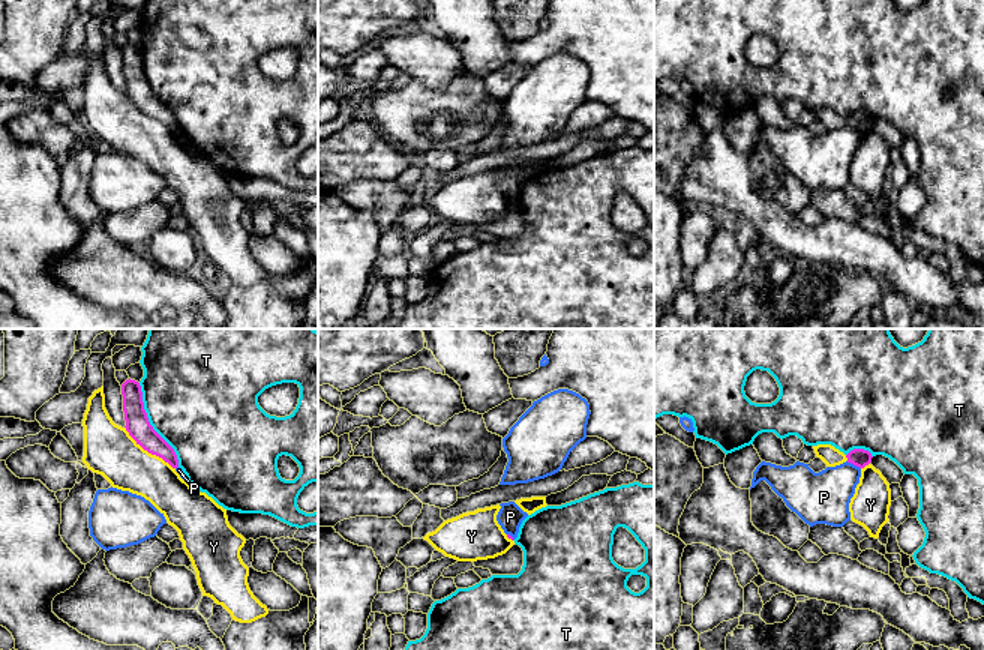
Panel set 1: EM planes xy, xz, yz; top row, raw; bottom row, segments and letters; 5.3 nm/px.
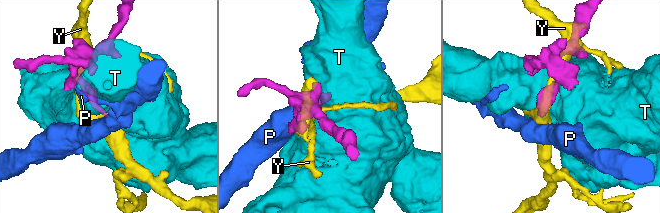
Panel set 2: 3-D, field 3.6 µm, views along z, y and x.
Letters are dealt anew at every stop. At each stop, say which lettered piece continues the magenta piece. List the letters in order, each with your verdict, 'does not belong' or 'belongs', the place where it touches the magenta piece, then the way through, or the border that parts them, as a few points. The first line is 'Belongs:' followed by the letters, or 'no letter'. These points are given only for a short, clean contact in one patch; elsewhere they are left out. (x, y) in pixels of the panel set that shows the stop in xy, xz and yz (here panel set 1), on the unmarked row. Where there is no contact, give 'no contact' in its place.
Belongs: no letter
P: does not belong; meets magenta in yz at (854, 128); border along yz (846, 125), (860, 132)
T: does not belong; meets magenta in xy at (150, 89)
Y: does not belong; meets magenta in xy at (149, 116)

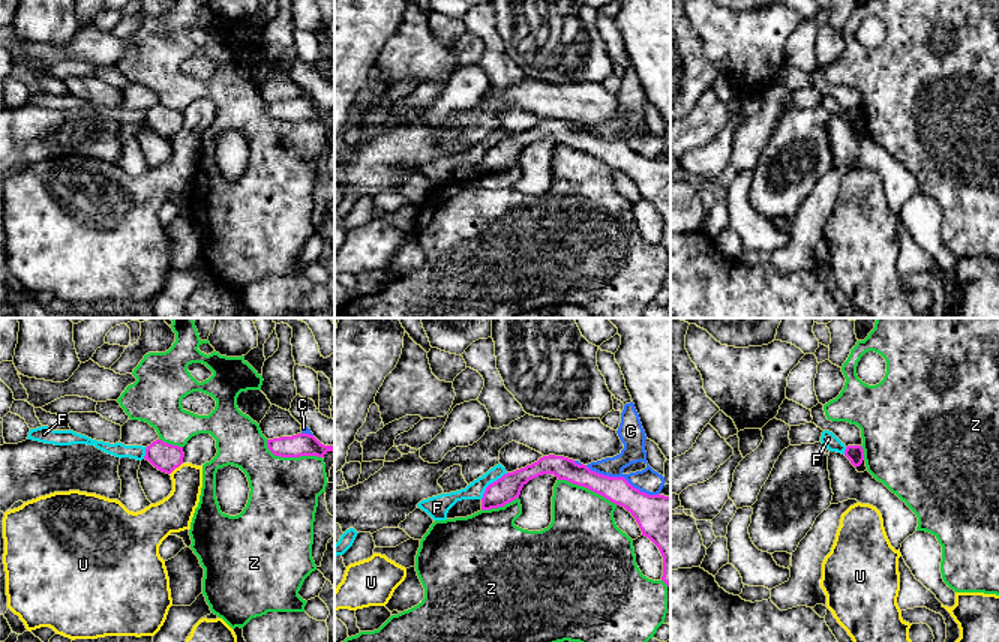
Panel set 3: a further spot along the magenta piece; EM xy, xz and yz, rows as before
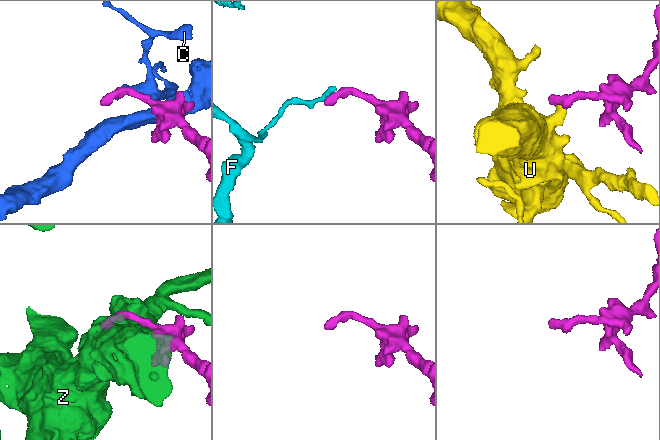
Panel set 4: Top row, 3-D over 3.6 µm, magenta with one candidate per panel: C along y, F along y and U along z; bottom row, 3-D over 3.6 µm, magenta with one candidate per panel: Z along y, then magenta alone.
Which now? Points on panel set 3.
Belongs: no letter
C: does not belong; meets magenta in xz at (623, 141)
F: does not belong; meets magenta in xz at (491, 147); border along xz (507, 137), (494, 144), (480, 162)
U: does not belong; meets magenta in xy at (176, 131); border along xy (182, 126), (170, 138)
Z: does not belong; meets magenta in xy at (291, 120)

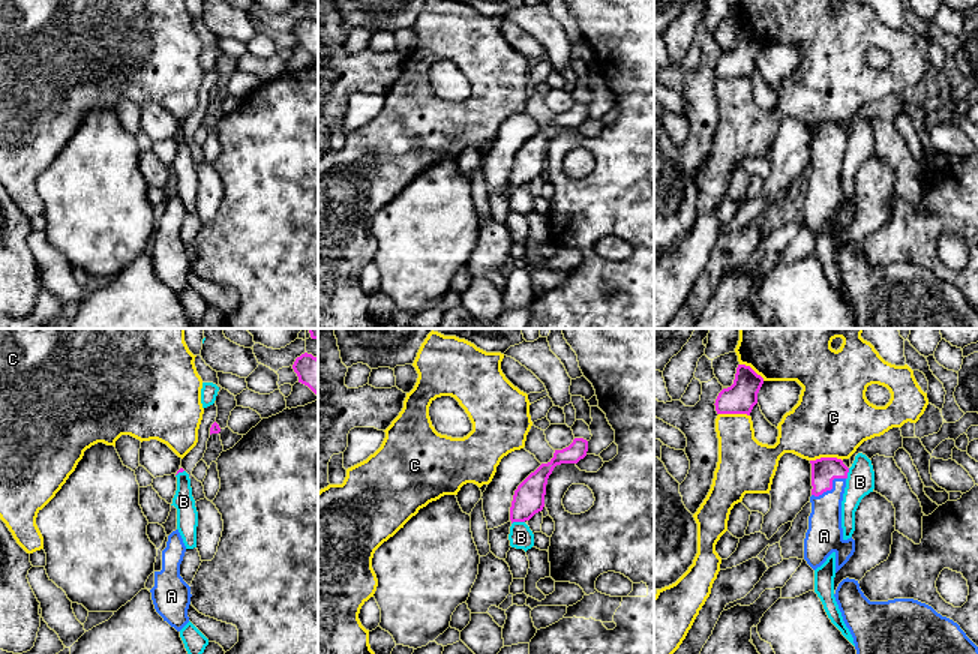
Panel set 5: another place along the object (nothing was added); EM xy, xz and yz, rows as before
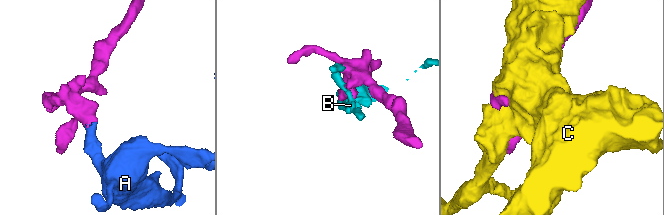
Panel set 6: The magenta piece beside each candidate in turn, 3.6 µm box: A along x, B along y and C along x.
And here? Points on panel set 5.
Belongs: A
A: belongs; meets magenta in yz at (831, 152); runs through yz (824, 134), (831, 152), (825, 164), (825, 197)
B: does not belong; meets magenta in xz at (518, 185); border along xz (524, 185), (512, 188)
C: does not belong; meets magenta in yz at (825, 122)

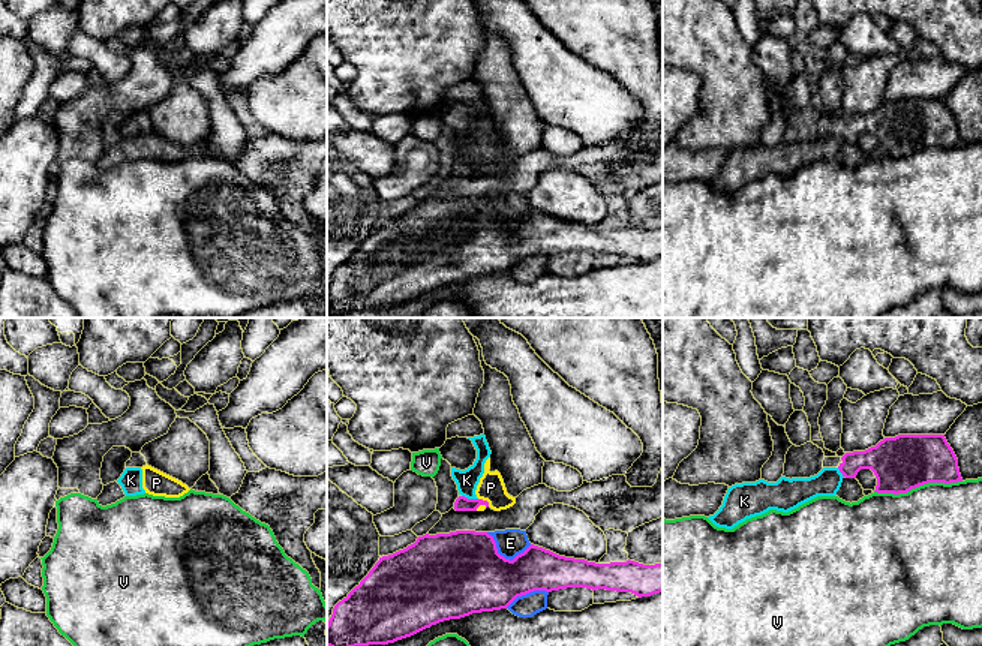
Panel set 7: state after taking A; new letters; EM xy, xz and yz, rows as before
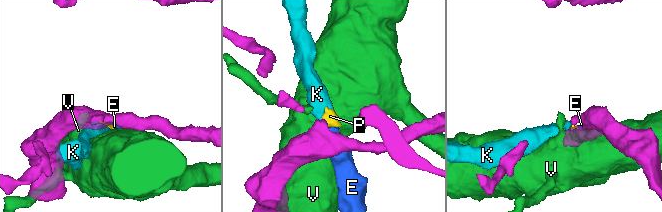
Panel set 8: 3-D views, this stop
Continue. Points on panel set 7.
Belongs: no letter
E: does not belong; meets magenta in xz at (502, 221)
K: does not belong; meets magenta in xz at (470, 164); border along xz (462, 159), (477, 164)
P: does not belong; meets magenta in xz at (482, 168); border along xz (489, 167), (476, 174)
V: does not belong; meets magenta in yz at (918, 150)

